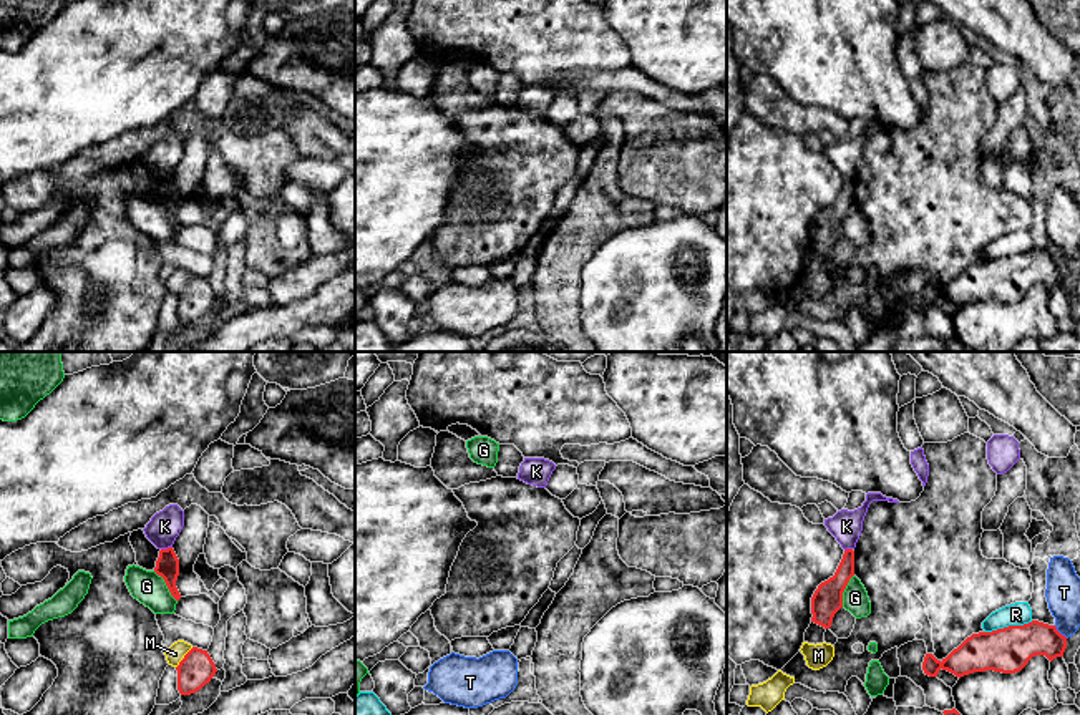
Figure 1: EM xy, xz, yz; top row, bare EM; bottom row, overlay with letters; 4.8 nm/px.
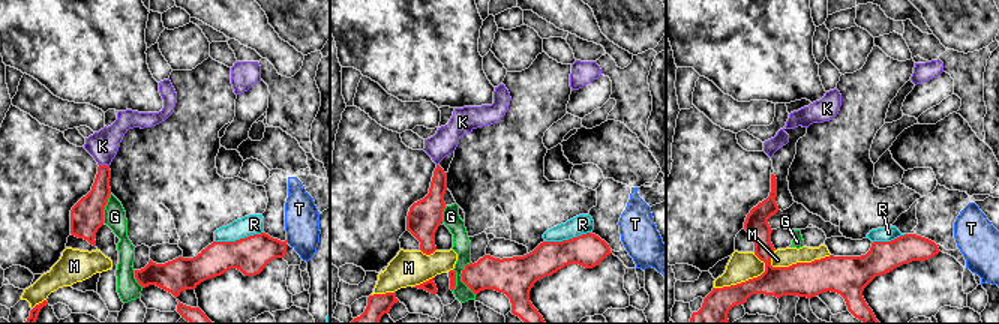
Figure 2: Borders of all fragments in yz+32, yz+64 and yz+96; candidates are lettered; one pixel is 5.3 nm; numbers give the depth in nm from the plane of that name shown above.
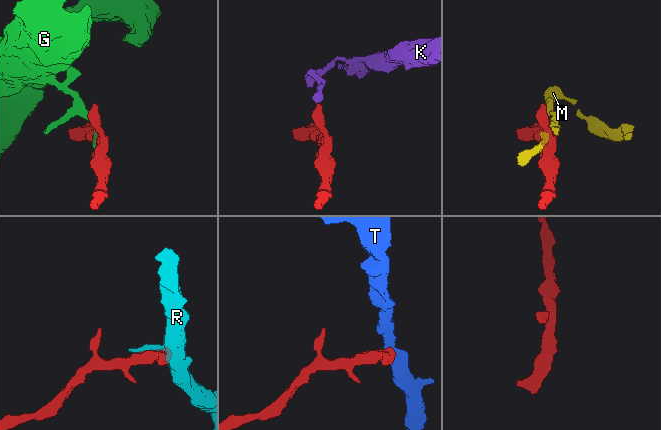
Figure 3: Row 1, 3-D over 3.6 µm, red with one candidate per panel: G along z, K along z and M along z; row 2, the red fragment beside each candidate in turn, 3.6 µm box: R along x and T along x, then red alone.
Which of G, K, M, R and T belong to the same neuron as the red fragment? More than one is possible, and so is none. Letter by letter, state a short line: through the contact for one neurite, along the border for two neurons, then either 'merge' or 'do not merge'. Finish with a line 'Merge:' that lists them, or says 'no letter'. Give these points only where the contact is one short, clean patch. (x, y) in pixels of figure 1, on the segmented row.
G: do not merge
K: xy (171, 546), (161, 549) | do not merge
M: do not merge
R: do not merge
T: yz (1054, 626), (1067, 637) | do not merge
Merge: no letter

